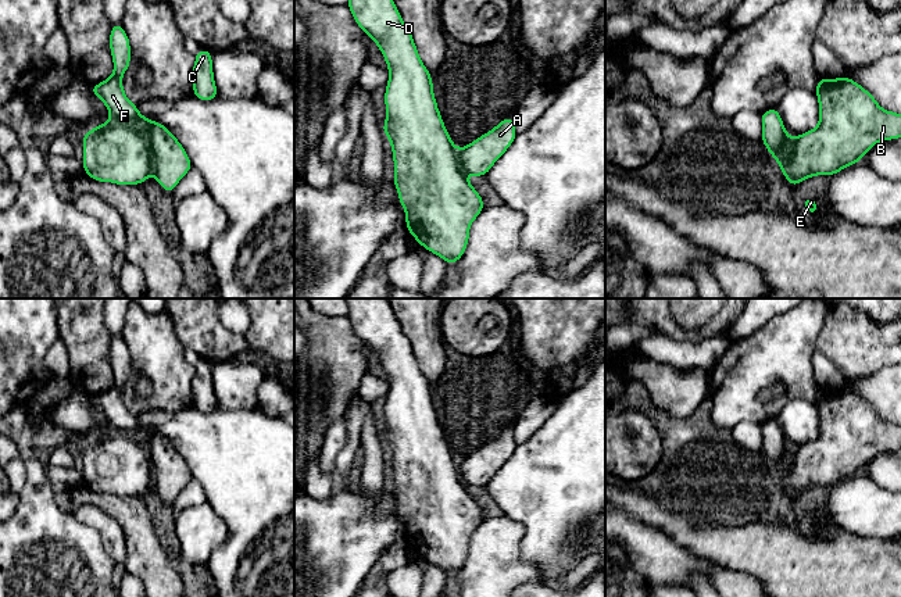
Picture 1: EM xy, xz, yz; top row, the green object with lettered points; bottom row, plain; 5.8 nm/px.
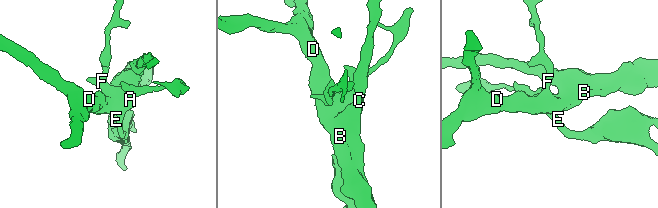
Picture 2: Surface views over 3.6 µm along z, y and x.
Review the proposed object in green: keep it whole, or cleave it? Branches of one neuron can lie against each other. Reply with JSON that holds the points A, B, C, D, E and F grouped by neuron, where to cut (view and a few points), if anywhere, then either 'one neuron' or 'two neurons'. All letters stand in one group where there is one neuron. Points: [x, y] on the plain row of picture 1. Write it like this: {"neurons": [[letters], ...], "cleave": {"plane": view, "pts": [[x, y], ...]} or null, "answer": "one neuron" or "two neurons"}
{"neurons": [["A", "E", "F"], ["B", "C", "D"]], "cleave": {"plane": "xy", "pts": [[110, 431], [129, 433], [145, 446], [154, 479]]}, "answer": "two neurons"}

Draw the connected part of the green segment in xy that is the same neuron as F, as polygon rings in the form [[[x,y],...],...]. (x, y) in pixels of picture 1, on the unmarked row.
[[[122,335],[111,337],[110,362],[114,372],[112,386],[93,396],[90,403],[106,415],[111,433],[130,435],[146,446],[155,490],[167,504],[172,504],[193,476],[172,443],[162,435],[144,429],[136,415],[128,411],[122,398],[122,387],[130,376],[130,354]]]

